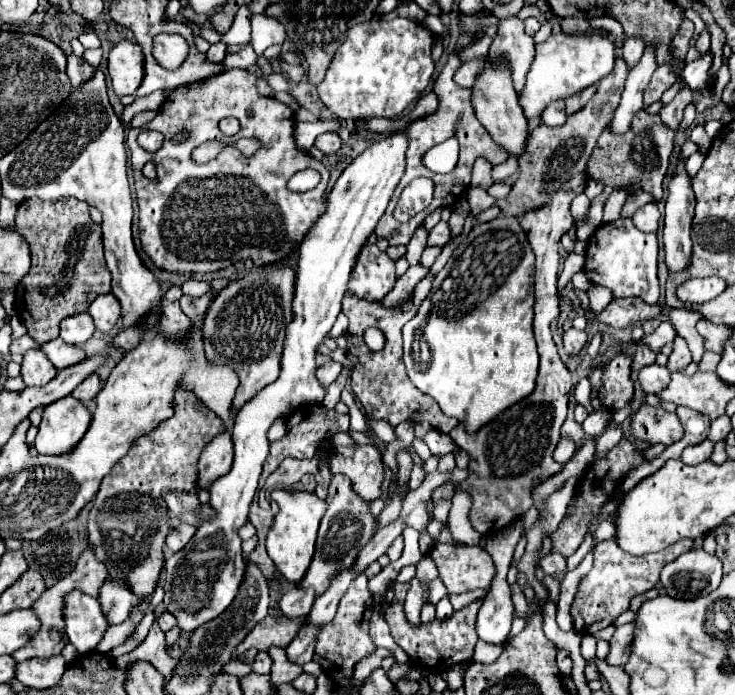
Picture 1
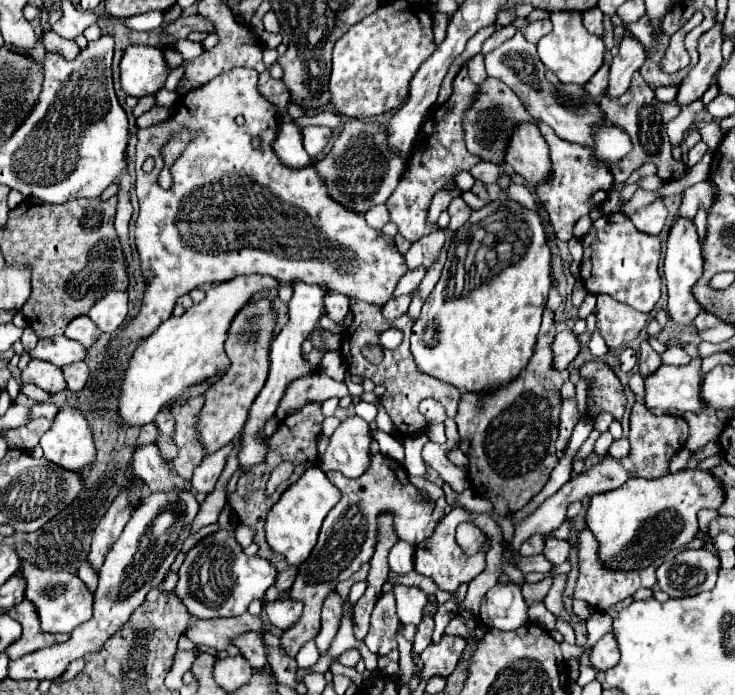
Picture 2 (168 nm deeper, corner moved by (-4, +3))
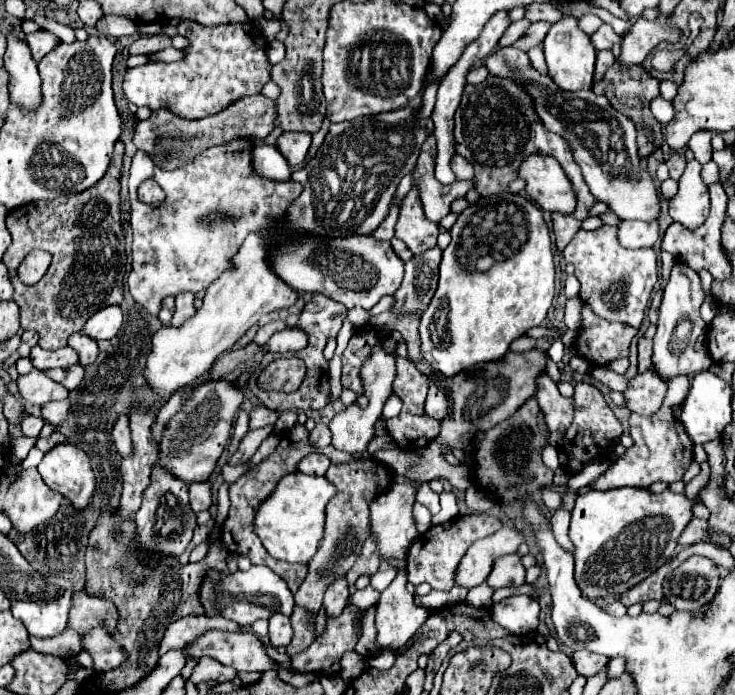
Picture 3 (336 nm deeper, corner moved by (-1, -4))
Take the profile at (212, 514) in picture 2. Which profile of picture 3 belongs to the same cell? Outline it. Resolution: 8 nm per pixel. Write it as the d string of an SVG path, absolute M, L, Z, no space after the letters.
M266 425L266 427L260 427L260 429L248 431L244 435L244 439L240 441L238 451L232 455L230 465L242 465L242 463L246 463L256 453L256 449L260 447L260 443L272 433L272 429L274 429L274 425Z

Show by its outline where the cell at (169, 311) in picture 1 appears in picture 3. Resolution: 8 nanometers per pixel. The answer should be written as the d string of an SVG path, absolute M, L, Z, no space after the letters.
M190 291L180 293L176 297L176 313L174 313L170 325L172 327L182 327L184 321L190 319L194 313L196 313L196 309L194 309L194 293L190 293Z

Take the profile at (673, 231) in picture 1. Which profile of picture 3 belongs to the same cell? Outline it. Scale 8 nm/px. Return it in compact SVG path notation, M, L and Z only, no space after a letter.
M676 263L670 275L670 281L666 283L666 289L664 289L664 299L662 299L660 317L658 317L658 331L654 335L652 367L660 379L668 381L678 375L694 375L712 365L710 355L702 355L694 351L696 339L706 331L706 323L700 317L702 301L704 301L704 291L702 291L698 273L690 271L690 267L684 263Z

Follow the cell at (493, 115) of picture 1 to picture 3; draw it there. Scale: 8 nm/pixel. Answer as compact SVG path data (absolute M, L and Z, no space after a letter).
M530 155L520 165L520 177L526 181L528 195L550 213L572 213L576 209L576 193L564 169L554 157Z

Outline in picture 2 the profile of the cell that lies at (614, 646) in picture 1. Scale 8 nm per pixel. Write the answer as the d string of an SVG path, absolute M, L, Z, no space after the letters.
M607 632L591 650L591 664L605 672L619 662L619 644L613 632Z

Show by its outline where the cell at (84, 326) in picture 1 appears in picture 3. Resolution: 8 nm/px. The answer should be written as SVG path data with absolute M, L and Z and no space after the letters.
M74 333L70 339L68 339L68 345L78 353L80 357L80 365L90 365L96 361L98 357L98 343L90 337L86 337L84 333Z

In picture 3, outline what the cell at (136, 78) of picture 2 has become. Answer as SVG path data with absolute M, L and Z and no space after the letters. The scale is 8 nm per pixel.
M180 21L178 33L190 43L184 49L182 61L146 63L126 71L124 93L130 103L150 107L152 111L166 107L182 119L202 119L228 109L244 97L258 95L270 81L272 65L266 55L266 39L254 23L202 27Z

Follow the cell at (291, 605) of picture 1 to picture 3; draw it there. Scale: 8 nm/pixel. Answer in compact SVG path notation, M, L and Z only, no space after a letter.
M272 615L270 617L270 643L272 647L286 647L292 639L292 625L290 619L284 615Z

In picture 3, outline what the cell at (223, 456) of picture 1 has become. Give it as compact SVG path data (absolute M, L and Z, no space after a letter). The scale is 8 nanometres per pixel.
M210 481L190 483L188 491L190 491L190 509L194 513L210 509L210 505L212 505L212 485L210 485Z

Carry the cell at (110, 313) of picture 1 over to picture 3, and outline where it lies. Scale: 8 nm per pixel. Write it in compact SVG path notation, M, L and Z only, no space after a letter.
M114 305L114 307L104 307L102 311L94 313L94 315L86 321L82 333L88 335L88 337L92 337L94 341L112 339L112 337L118 333L118 329L122 327L122 321L124 321L124 315L122 315L122 309L120 309L118 305Z

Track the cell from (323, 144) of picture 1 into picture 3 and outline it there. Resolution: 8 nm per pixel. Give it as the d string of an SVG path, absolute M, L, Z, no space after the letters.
M282 133L276 141L276 149L282 153L282 157L288 161L290 167L300 167L306 159L308 147L312 137L302 133Z

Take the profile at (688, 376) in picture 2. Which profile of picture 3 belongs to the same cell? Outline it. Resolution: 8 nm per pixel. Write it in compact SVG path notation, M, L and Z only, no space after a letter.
M654 371L638 373L630 379L628 389L624 391L624 407L638 415L654 415L662 407L666 395L666 383L654 375Z

